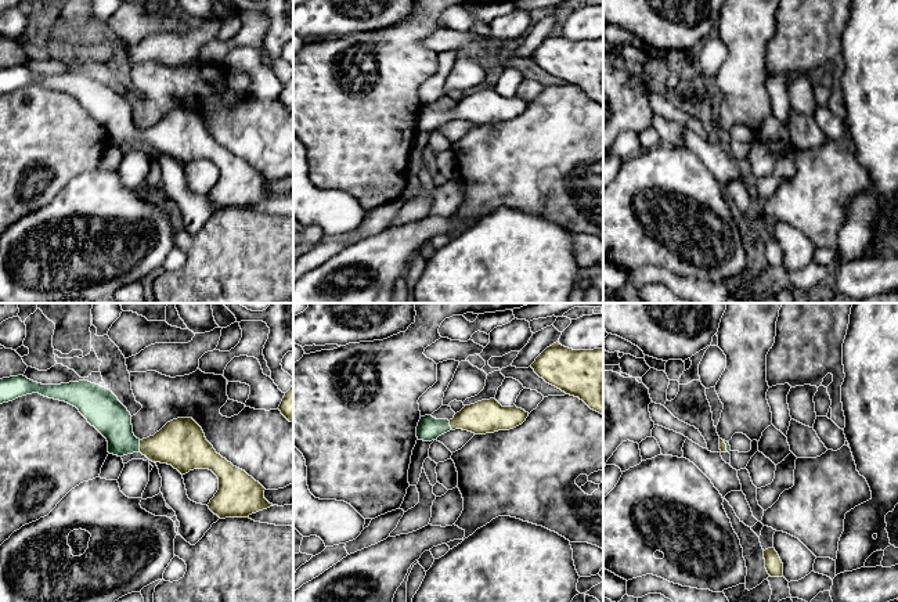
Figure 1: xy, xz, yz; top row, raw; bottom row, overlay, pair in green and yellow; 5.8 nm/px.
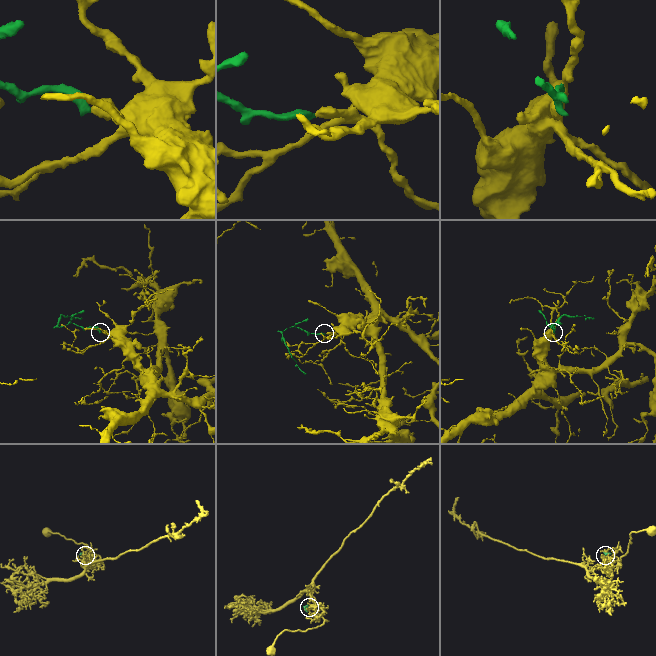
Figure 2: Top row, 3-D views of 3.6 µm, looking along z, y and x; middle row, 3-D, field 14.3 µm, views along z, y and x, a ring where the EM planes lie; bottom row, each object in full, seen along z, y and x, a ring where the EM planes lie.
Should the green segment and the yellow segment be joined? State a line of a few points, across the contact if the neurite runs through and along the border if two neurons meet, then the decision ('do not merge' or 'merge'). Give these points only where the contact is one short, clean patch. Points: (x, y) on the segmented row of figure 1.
line xy (108, 415), (139, 446), (181, 443); merge

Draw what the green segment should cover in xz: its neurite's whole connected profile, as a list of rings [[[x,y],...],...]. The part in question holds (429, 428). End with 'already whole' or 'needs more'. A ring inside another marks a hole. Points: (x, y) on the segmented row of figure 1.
[[[495,399],[482,400],[465,405],[452,419],[436,419],[432,415],[421,417],[416,426],[418,440],[432,441],[451,429],[462,429],[475,435],[509,430],[522,425],[529,412],[522,408],[502,407]]]; needs more

